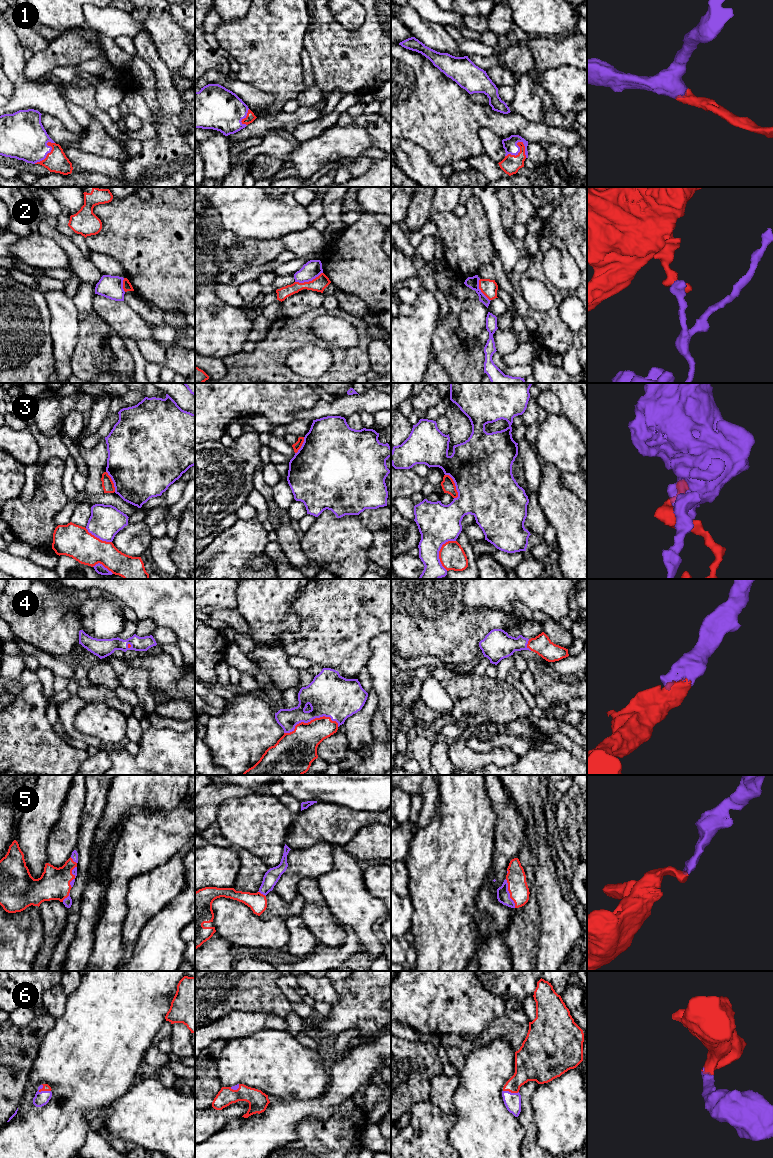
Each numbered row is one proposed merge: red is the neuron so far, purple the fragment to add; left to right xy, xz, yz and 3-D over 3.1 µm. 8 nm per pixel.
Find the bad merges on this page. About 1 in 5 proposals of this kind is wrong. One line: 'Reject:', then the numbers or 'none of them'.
Reject: 2, 3

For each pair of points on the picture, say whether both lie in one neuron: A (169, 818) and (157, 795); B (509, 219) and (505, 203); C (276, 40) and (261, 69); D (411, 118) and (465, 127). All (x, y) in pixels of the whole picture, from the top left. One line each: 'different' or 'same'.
A: different
B: same
C: same
D: same

